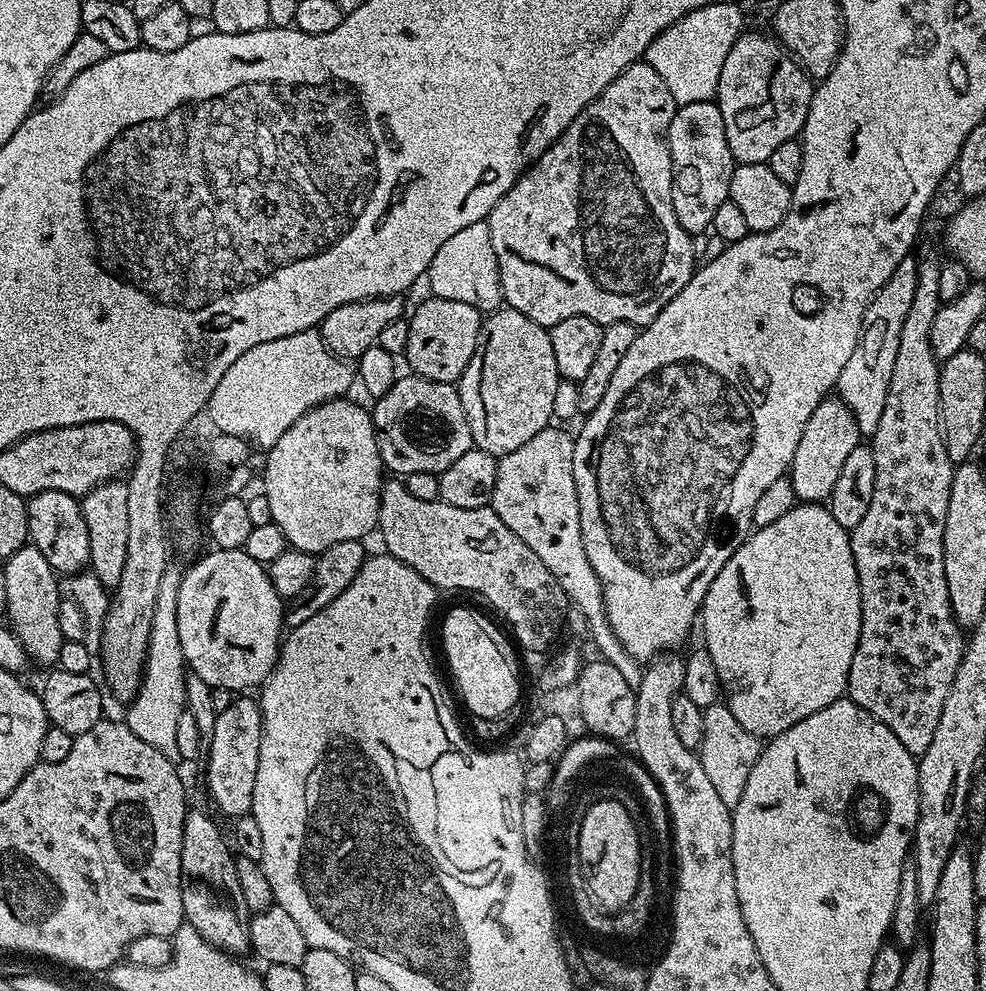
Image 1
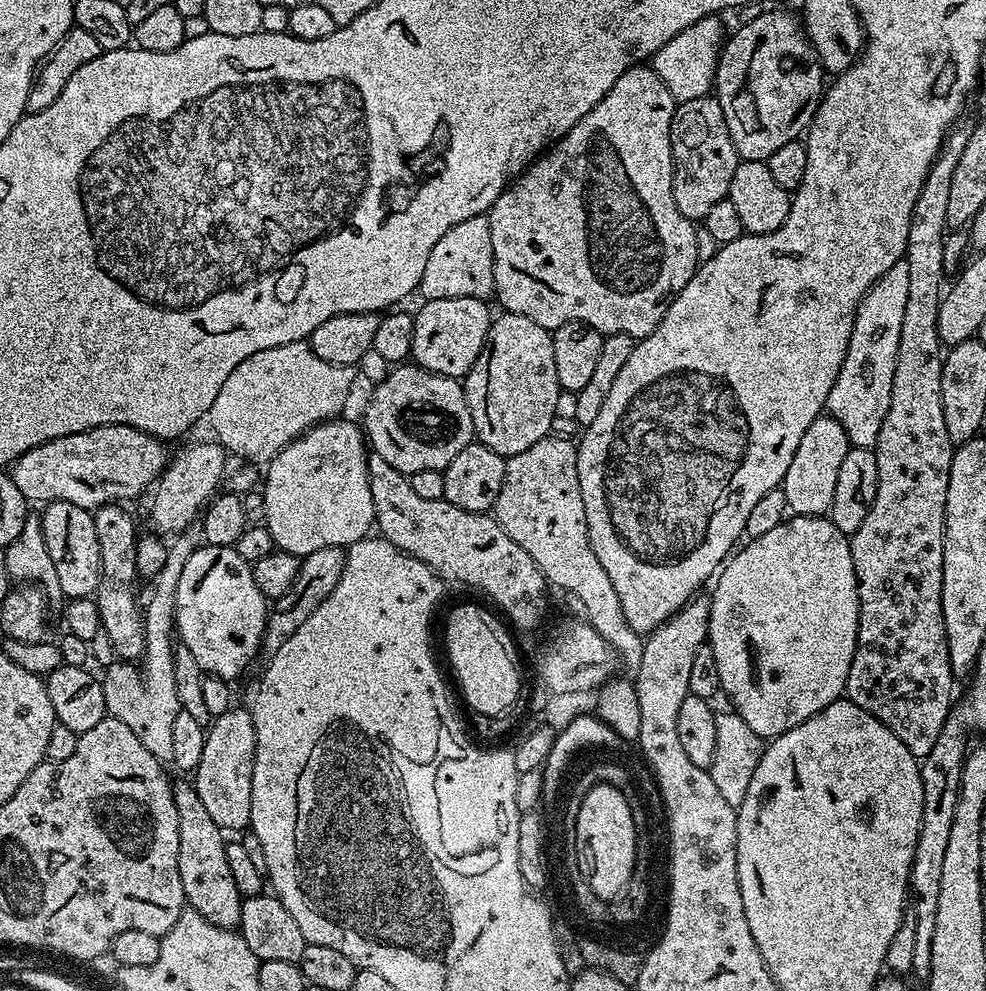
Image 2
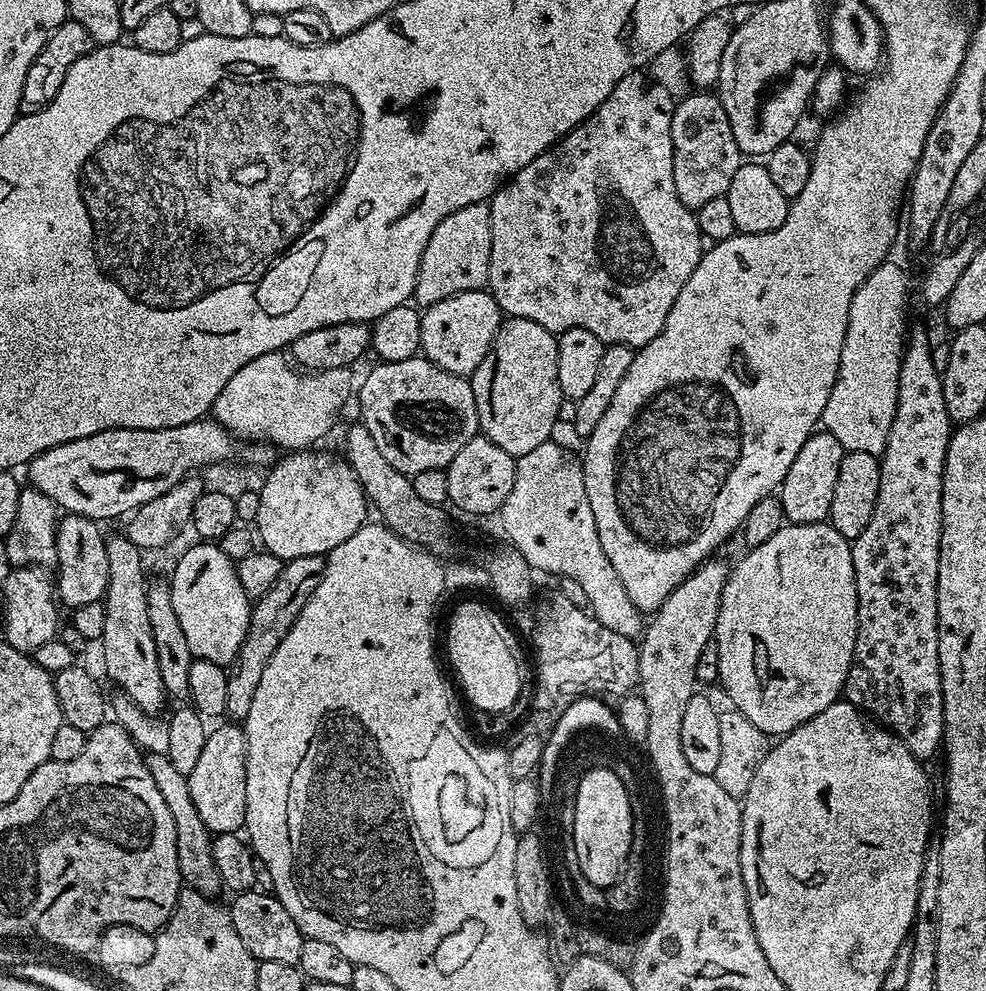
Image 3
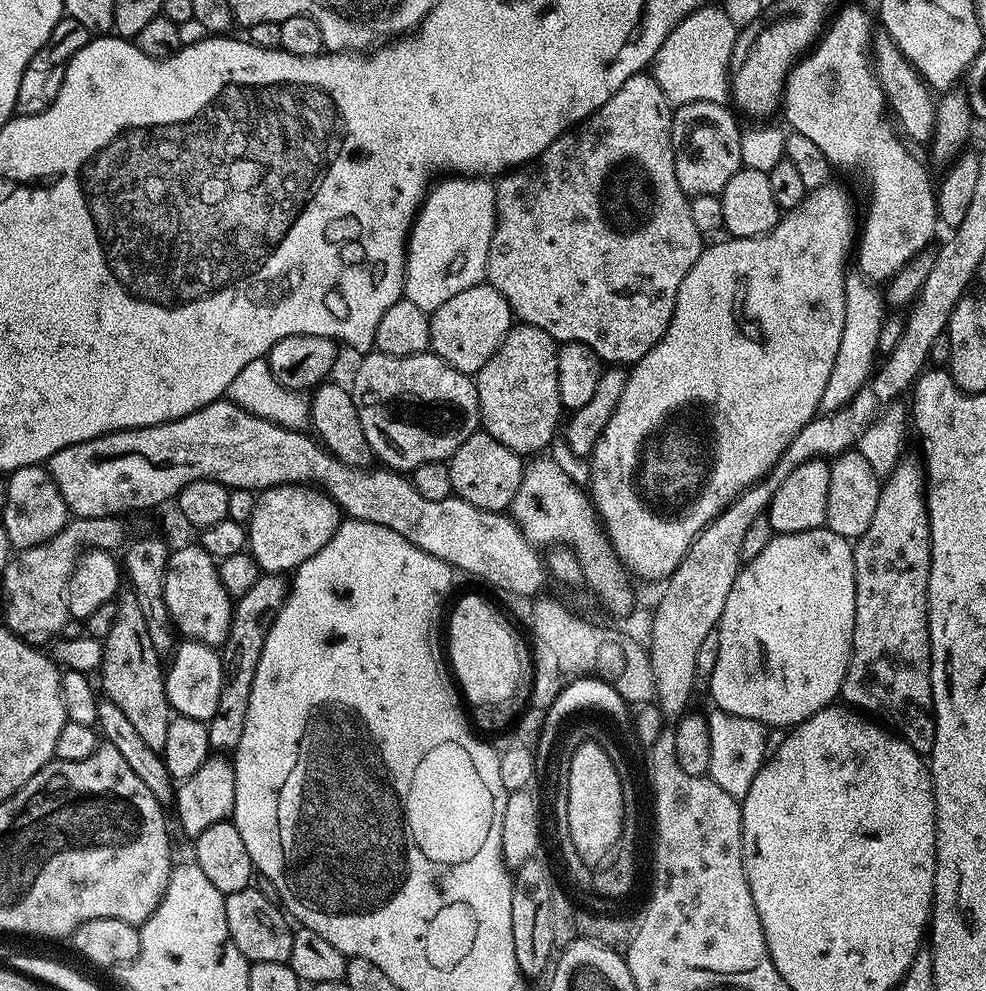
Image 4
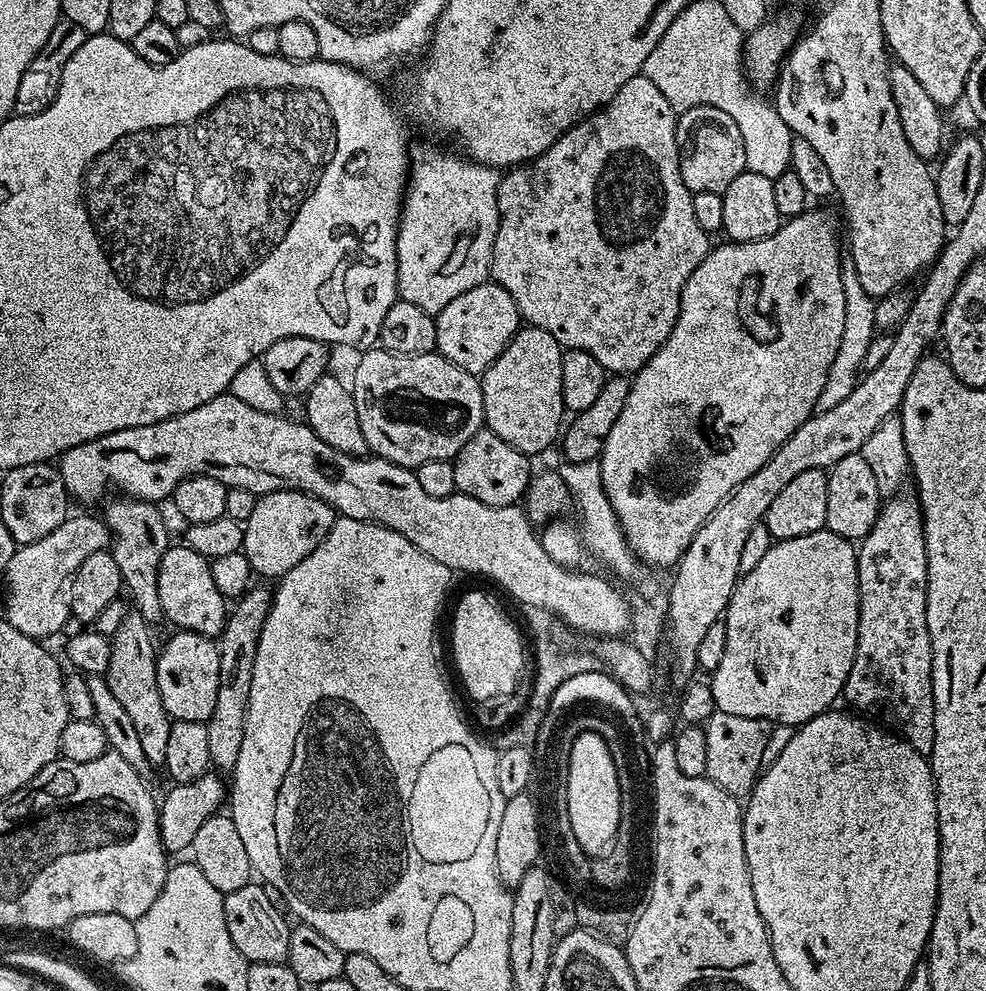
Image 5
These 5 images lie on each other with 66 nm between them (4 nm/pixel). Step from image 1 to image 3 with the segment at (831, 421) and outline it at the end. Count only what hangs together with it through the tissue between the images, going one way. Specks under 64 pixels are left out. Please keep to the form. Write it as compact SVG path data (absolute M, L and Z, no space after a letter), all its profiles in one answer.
M816 430L806 438L778 489L787 523L819 524L828 520L830 502L834 502L834 486L838 486L838 466L842 466L844 454L844 441L834 438L834 434Z

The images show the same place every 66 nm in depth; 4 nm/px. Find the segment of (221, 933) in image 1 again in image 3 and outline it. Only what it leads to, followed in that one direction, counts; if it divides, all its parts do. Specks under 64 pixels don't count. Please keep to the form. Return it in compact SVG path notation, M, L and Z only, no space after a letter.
M163 752L147 753L144 756L144 765L146 770L150 770L150 778L154 778L166 806L170 806L170 815L174 817L174 834L178 842L178 866L180 867L181 881L195 892L215 897L216 891L221 891L222 885L218 866L214 866L213 833L209 832L206 822L202 822L198 810L194 807L194 798L190 798L187 776L182 774L182 770L177 770L174 767L174 762L170 762L170 758Z

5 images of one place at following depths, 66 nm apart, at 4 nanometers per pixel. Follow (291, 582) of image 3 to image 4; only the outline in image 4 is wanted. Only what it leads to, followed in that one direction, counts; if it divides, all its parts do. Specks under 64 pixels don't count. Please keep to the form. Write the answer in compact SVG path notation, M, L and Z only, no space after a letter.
M261 574L258 582L235 601L232 629L222 646L222 698L218 700L218 710L214 718L207 721L208 743L213 749L233 749L242 738L242 730L246 726L246 710L250 710L250 690L254 690L254 674L258 670L258 660L262 658L263 646L267 642L272 621L281 612L280 580L281 577L276 574Z

